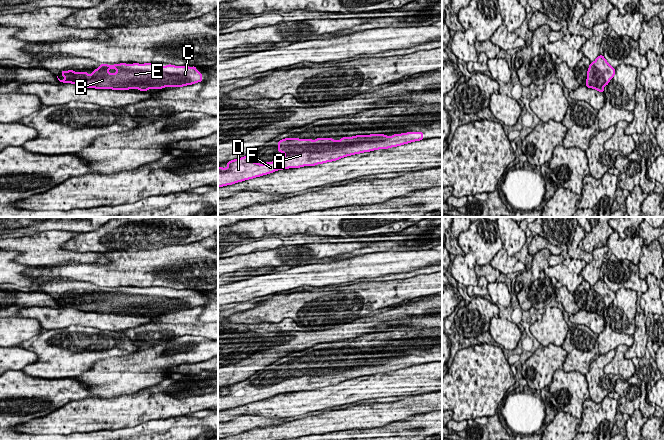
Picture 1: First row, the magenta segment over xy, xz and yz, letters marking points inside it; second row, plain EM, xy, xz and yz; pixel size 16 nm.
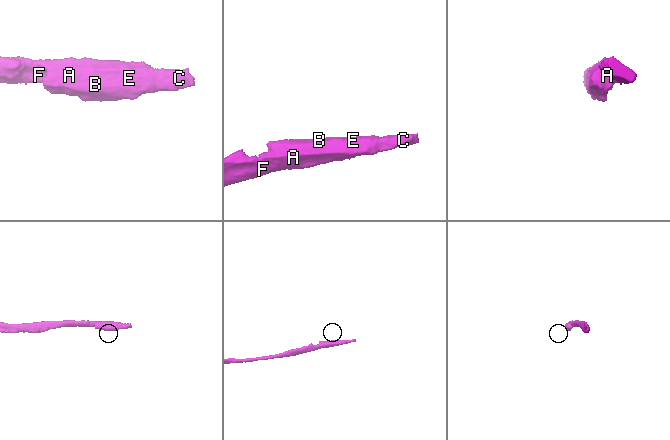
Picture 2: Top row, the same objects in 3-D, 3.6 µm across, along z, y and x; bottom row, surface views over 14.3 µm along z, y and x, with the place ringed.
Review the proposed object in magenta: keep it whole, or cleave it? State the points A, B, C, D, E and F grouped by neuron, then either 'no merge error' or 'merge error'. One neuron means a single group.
A B C D E F; no merge error

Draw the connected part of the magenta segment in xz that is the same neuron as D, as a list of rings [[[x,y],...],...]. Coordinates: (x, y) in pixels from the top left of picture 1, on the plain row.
[[[423,356],[393,358],[391,361],[383,358],[356,359],[342,361],[341,364],[333,364],[330,361],[316,364],[285,362],[278,365],[278,376],[285,379],[279,384],[259,388],[246,379],[228,385],[226,392],[218,391],[218,411],[270,398],[277,394],[315,390],[354,378],[397,371],[420,364],[423,364]]]

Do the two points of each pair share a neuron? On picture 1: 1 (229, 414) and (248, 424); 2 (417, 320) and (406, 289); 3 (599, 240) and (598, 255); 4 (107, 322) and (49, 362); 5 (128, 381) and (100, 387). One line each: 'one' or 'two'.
1: two
2: two
3: two
4: two
5: one

